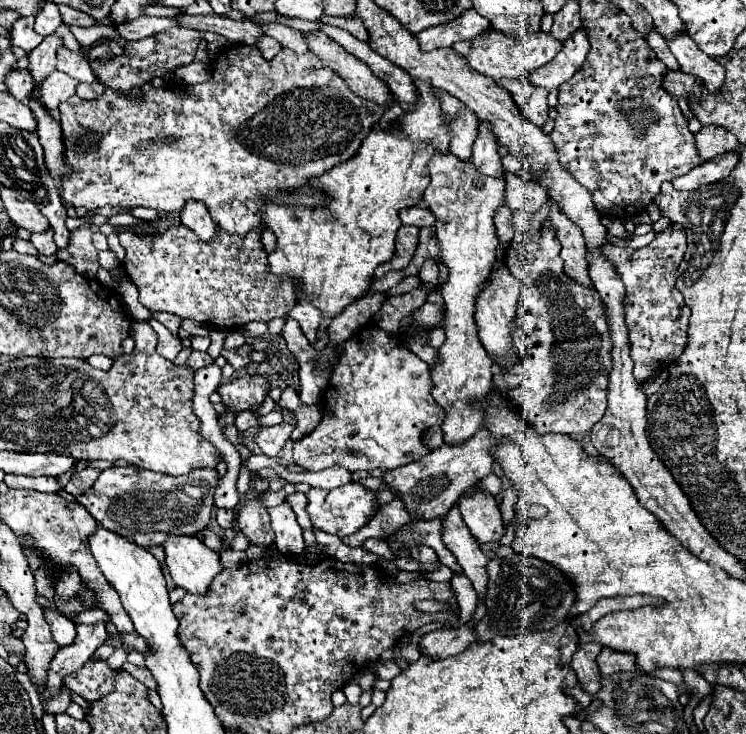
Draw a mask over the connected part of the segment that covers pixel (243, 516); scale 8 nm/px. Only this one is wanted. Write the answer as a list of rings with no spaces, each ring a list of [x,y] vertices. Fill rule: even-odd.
[[[259,499],[249,501],[239,513],[239,529],[257,547],[271,547],[275,537],[269,525],[269,513],[259,503]]]

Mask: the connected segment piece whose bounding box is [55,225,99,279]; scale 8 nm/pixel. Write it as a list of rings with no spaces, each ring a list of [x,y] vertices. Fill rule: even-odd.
[[[85,225],[77,231],[71,231],[71,241],[65,249],[57,249],[55,257],[59,261],[69,263],[77,273],[83,273],[83,277],[95,279],[99,263],[97,263],[97,249],[91,245],[91,225]]]

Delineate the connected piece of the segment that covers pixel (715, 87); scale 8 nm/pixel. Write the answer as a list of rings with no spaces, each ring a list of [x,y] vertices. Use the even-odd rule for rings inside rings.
[[[679,33],[675,41],[669,43],[671,53],[681,65],[683,73],[697,77],[709,93],[717,93],[725,83],[725,69],[711,57],[707,57],[701,49],[697,49],[695,41],[687,37],[687,33]]]

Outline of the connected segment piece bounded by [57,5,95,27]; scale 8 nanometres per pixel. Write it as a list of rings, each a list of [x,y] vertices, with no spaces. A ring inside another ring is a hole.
[[[57,5],[57,9],[59,9],[61,17],[63,17],[63,23],[67,23],[67,25],[77,25],[77,27],[91,27],[91,25],[95,25],[93,17],[87,17],[85,13],[75,11],[75,9],[67,7],[67,5]]]

